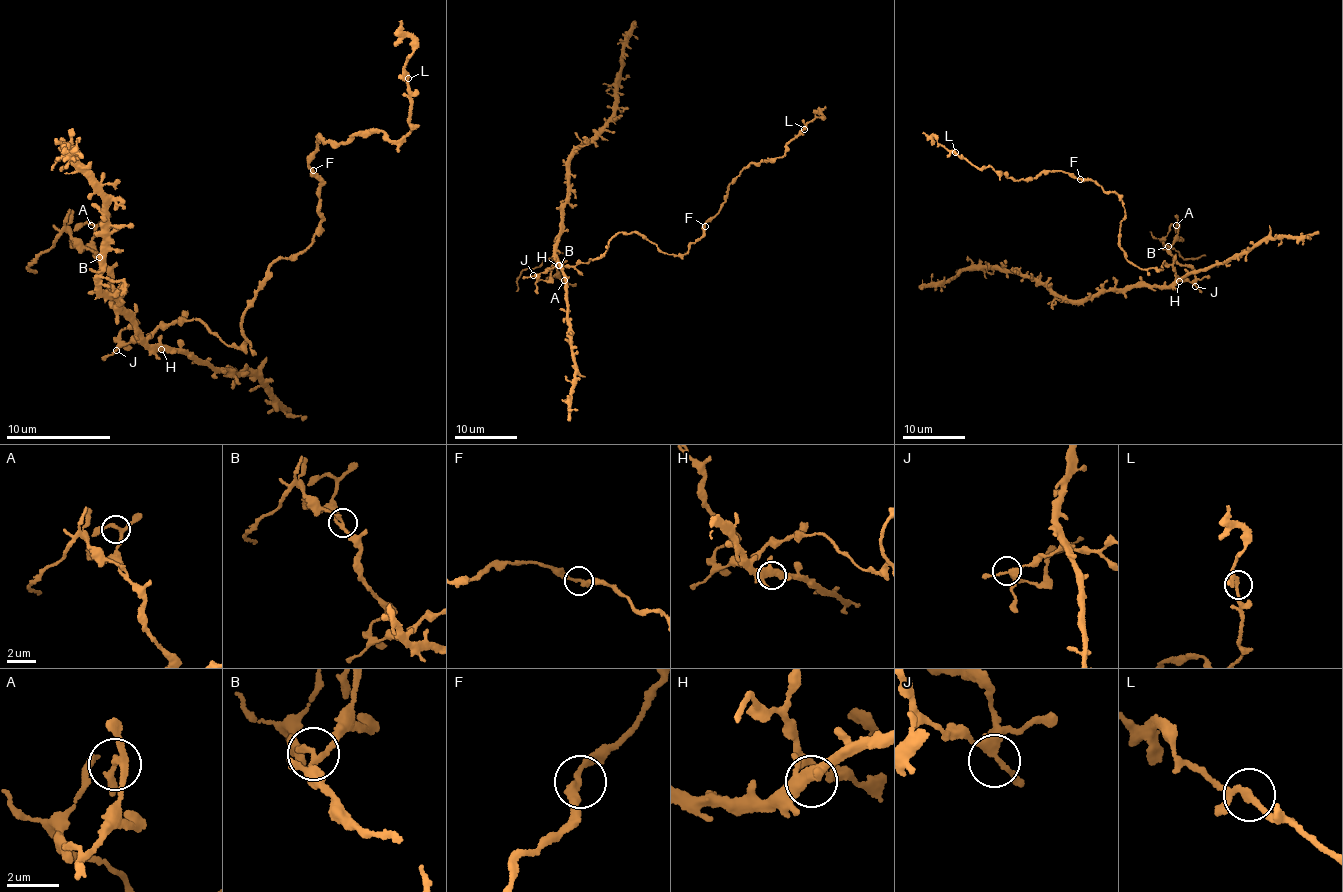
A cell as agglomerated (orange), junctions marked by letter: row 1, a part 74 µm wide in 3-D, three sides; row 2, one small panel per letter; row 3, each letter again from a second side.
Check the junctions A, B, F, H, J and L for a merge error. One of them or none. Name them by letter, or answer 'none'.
B

